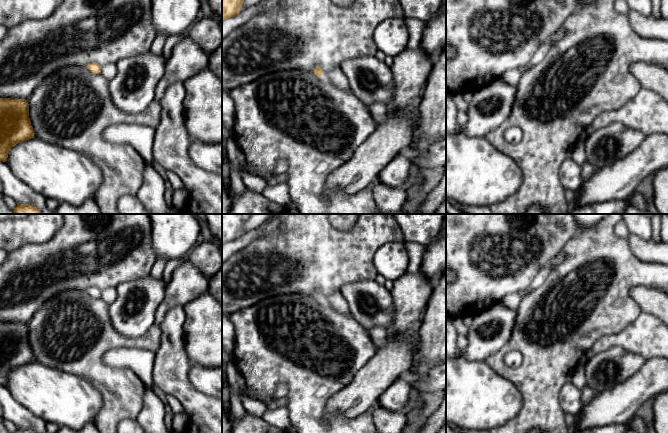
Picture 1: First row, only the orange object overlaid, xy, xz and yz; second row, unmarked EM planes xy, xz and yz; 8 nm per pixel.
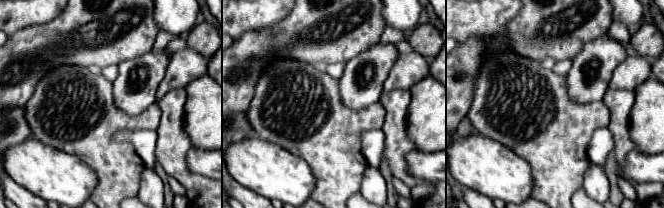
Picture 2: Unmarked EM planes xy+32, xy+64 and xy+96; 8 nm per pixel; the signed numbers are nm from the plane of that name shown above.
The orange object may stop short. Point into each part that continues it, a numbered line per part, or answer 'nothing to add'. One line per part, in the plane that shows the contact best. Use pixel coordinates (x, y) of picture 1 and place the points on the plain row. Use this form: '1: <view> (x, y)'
1: xz (324, 302)

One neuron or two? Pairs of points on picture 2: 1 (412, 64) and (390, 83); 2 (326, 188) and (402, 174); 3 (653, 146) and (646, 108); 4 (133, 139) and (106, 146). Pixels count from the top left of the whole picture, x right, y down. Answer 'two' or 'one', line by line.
1: one
2: two
3: one
4: two

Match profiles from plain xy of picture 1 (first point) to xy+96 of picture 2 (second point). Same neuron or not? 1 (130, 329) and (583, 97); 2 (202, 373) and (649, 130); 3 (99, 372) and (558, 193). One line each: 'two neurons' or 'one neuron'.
1: one neuron
2: two neurons
3: one neuron

